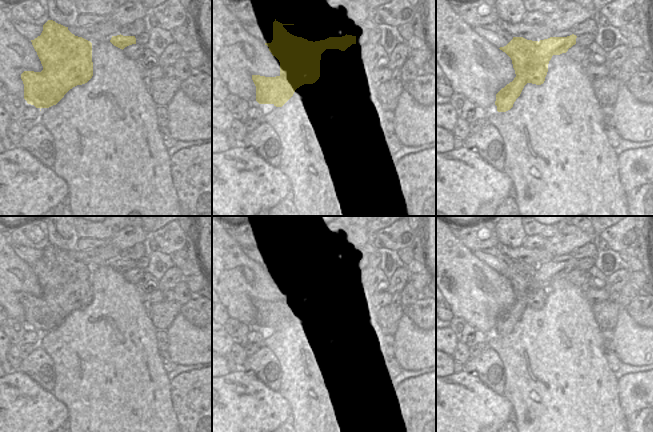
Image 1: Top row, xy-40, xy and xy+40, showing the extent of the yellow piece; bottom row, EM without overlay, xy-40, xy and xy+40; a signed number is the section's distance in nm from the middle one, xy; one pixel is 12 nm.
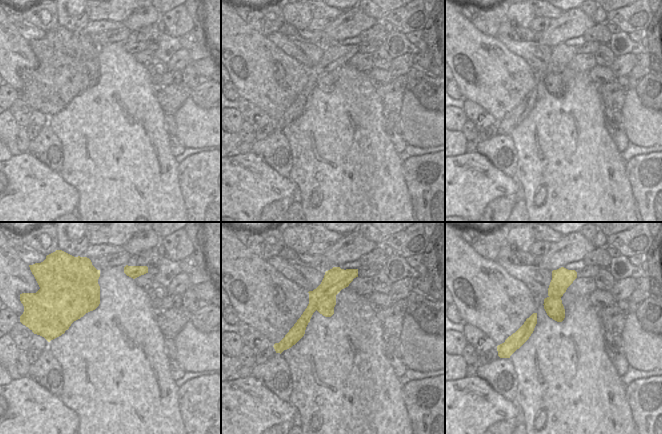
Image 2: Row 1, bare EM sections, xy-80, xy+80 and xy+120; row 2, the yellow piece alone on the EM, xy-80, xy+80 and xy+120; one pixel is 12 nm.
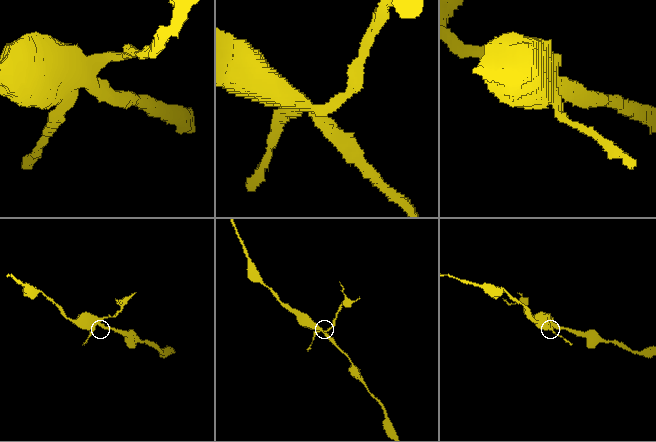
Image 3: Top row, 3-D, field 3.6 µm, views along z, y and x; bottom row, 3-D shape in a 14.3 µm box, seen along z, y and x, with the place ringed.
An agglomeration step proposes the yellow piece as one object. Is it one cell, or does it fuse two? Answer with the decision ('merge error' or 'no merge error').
merge error

